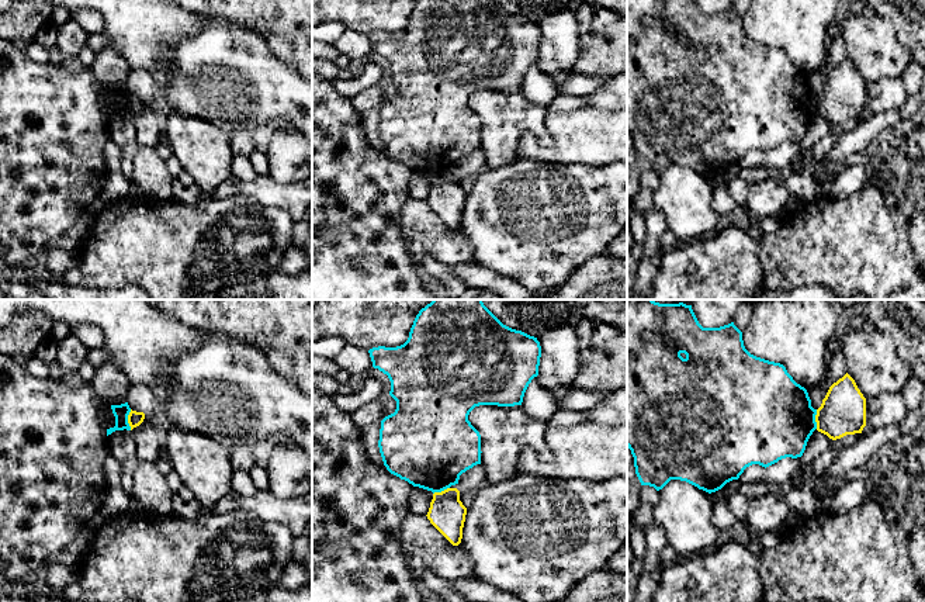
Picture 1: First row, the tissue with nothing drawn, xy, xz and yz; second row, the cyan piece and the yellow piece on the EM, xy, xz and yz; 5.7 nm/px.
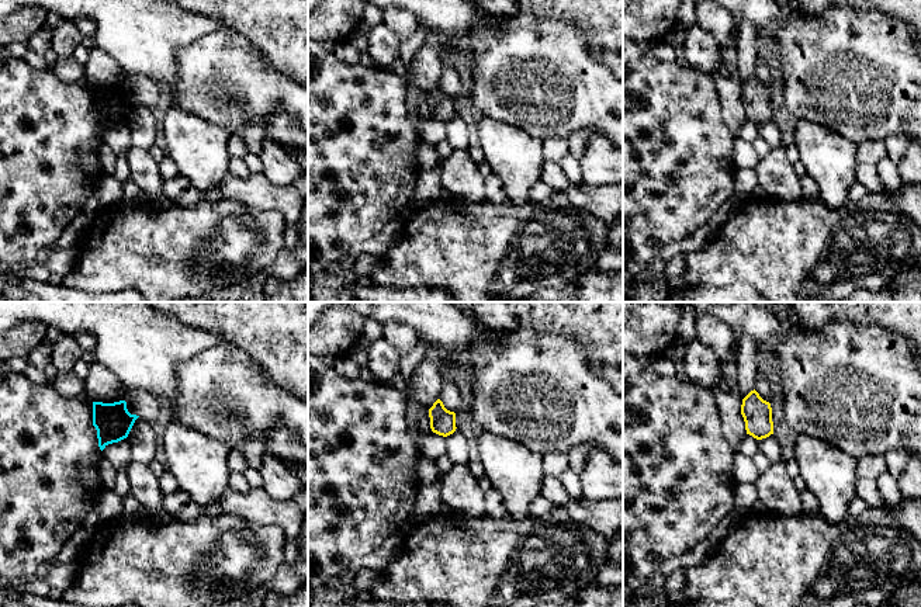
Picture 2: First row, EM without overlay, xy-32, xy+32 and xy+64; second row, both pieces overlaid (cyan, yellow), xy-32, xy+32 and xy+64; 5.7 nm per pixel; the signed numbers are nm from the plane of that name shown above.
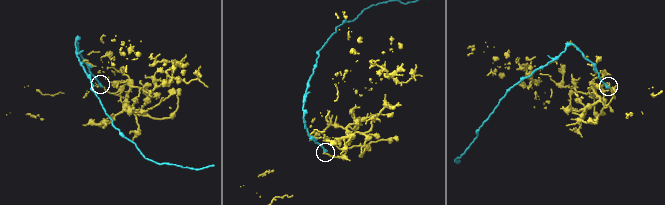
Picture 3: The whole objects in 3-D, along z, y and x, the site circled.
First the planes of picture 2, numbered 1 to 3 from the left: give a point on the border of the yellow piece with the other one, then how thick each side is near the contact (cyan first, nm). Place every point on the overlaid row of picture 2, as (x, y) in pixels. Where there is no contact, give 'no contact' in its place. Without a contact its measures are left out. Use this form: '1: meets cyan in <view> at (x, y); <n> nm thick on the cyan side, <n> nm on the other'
1: no contact
2: no contact
3: no contact

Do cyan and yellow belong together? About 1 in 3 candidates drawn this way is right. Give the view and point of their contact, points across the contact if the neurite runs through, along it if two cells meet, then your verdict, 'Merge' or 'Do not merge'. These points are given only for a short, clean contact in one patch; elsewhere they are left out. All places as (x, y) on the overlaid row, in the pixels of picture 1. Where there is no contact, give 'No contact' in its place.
Touches cyan at xy (127, 419). Boundary: xy (131, 410), (128, 415), (130, 429). Do not merge

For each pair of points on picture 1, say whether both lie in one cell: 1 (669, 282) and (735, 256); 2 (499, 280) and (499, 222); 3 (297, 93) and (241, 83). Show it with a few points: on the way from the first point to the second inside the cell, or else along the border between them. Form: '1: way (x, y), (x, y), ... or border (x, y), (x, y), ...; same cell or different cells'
1: way (686, 282), (714, 277), (719, 273); same cell
2: border (475, 263), (522, 284); different cells
3: way (283, 93), (255, 87); same cell

